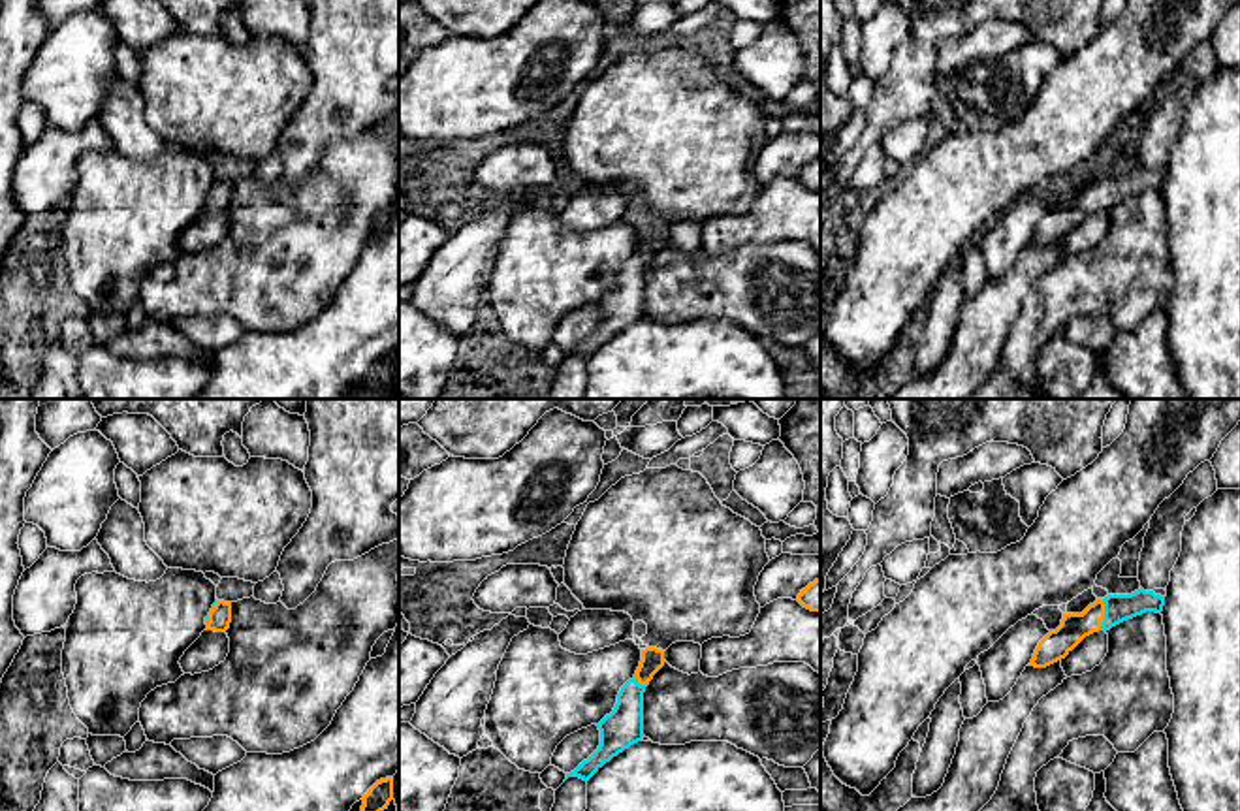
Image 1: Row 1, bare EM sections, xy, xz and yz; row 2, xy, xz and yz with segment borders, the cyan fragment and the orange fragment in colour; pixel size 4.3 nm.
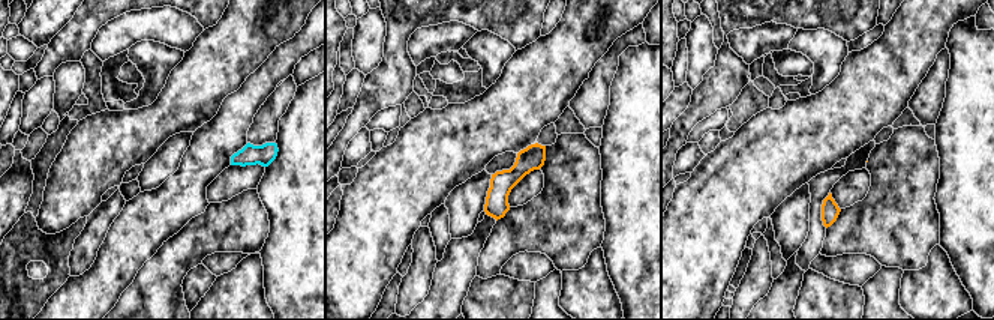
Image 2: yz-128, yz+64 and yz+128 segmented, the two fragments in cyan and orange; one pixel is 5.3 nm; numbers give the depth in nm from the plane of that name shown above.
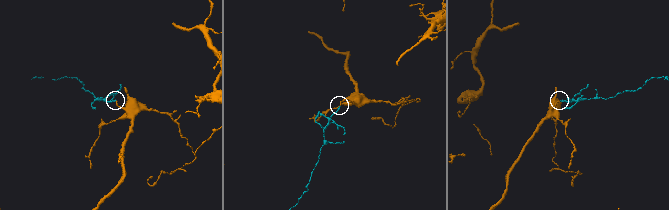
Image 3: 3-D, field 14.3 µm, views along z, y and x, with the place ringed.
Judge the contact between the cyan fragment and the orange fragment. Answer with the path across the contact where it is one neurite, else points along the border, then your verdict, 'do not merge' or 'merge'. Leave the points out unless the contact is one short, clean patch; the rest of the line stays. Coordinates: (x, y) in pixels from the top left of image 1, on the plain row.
across yz (1118, 187), (1105, 192), (1075, 206) | merge

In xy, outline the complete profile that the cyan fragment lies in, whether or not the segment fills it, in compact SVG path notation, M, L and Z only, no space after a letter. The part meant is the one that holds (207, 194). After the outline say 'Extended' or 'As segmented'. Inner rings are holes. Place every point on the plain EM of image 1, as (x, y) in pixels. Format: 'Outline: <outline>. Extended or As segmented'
Outline: M218 179L205 196L207 209L226 211L231 201L231 181Z. Extended

